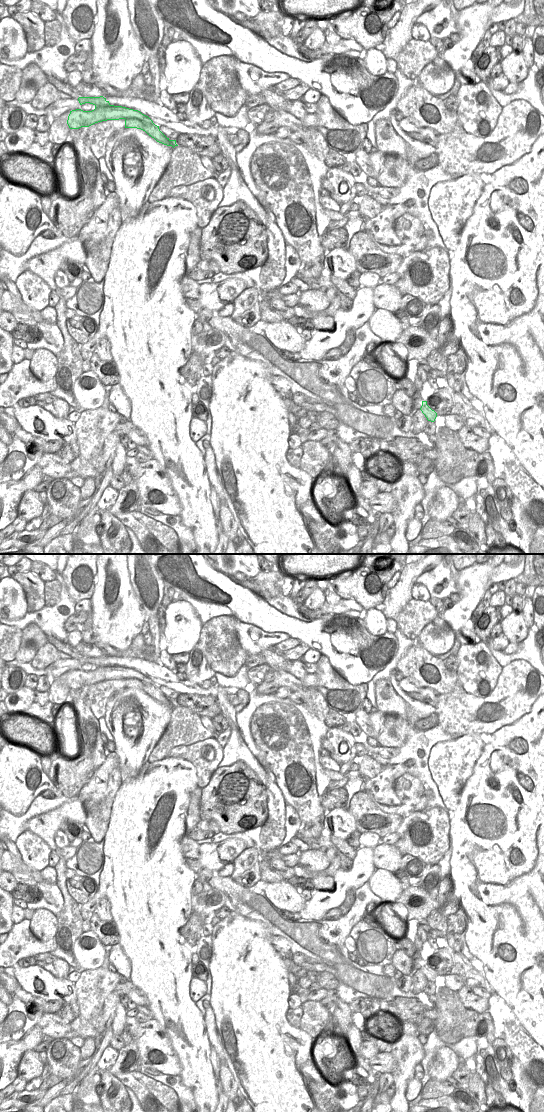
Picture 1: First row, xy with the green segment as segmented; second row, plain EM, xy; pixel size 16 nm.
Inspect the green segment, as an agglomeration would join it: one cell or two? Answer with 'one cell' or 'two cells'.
two cells

